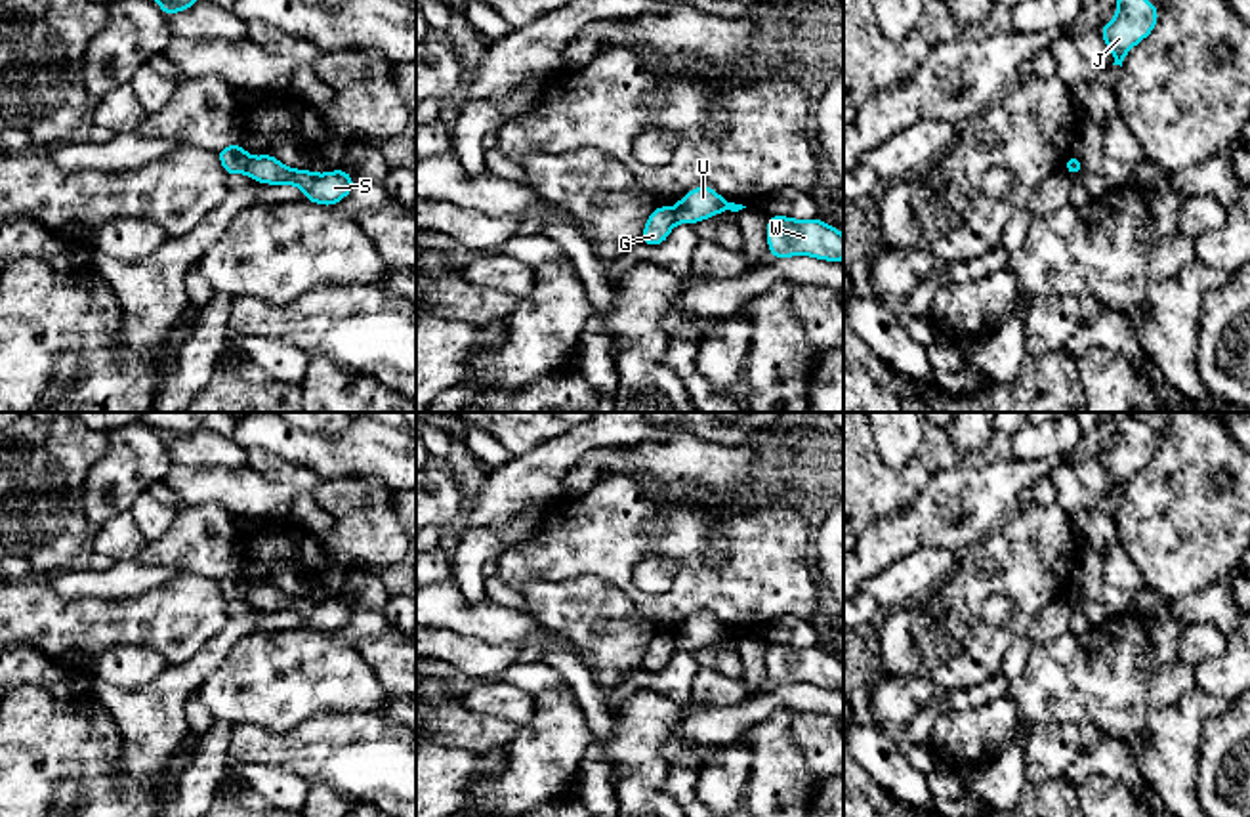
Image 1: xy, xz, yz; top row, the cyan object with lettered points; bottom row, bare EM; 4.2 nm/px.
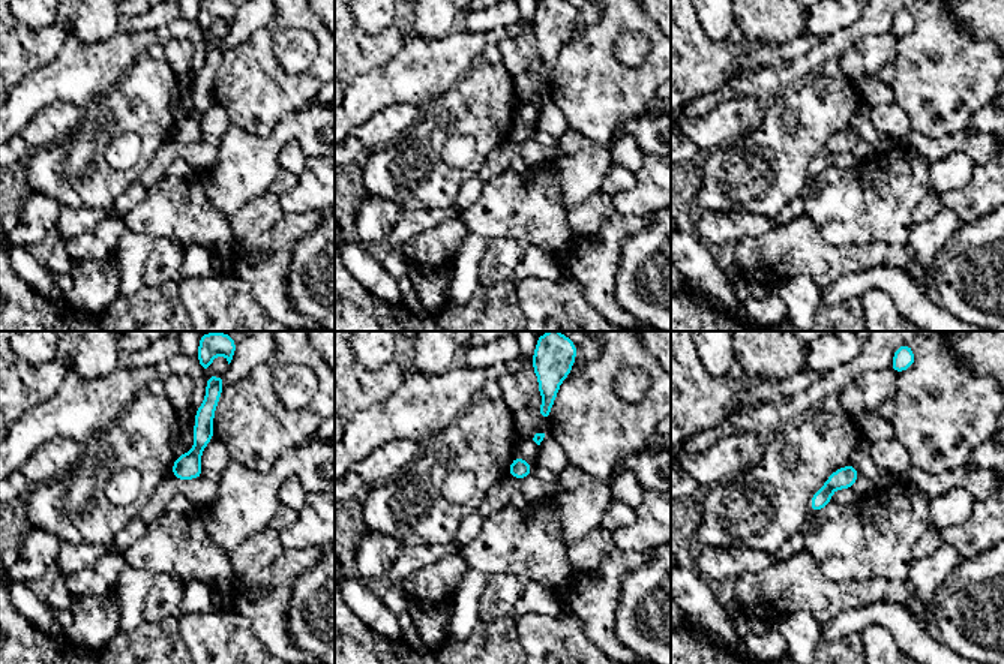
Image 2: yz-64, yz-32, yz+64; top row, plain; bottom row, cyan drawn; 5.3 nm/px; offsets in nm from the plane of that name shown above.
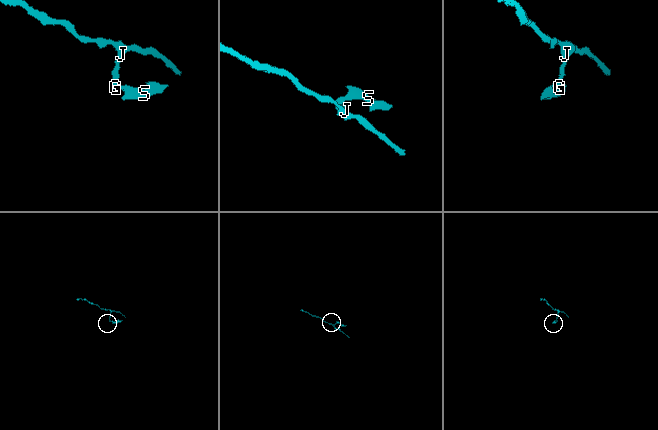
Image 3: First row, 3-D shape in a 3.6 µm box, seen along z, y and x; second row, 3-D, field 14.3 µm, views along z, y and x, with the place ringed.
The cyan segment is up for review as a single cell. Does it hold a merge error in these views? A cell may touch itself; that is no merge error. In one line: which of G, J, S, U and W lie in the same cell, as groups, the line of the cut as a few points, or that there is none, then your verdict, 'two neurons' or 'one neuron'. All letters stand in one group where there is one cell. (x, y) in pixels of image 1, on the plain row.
G J / S U W | xz (672, 636), (678, 649) | two neurons

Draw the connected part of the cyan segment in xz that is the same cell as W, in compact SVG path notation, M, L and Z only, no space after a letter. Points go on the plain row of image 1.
M767 643L767 674L775 687L811 683L824 689L844 687L844 662L830 651Z

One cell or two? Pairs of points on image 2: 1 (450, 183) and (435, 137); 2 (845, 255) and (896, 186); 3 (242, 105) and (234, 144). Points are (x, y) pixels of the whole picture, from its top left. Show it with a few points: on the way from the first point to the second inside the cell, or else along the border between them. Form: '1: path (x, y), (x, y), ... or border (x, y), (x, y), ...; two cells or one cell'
1: path (438, 171), (435, 168), (435, 149); one cell
2: border (820, 231), (826, 240), (836, 245), (889, 245); two cells
3: border (231, 123), (258, 137), (269, 137), (272, 134); two cells

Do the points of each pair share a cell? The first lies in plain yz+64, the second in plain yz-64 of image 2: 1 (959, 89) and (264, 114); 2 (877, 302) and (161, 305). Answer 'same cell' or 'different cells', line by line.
1: same cell
2: different cells

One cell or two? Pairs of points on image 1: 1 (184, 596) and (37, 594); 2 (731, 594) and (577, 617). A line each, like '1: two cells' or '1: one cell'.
1: one cell
2: two cells

